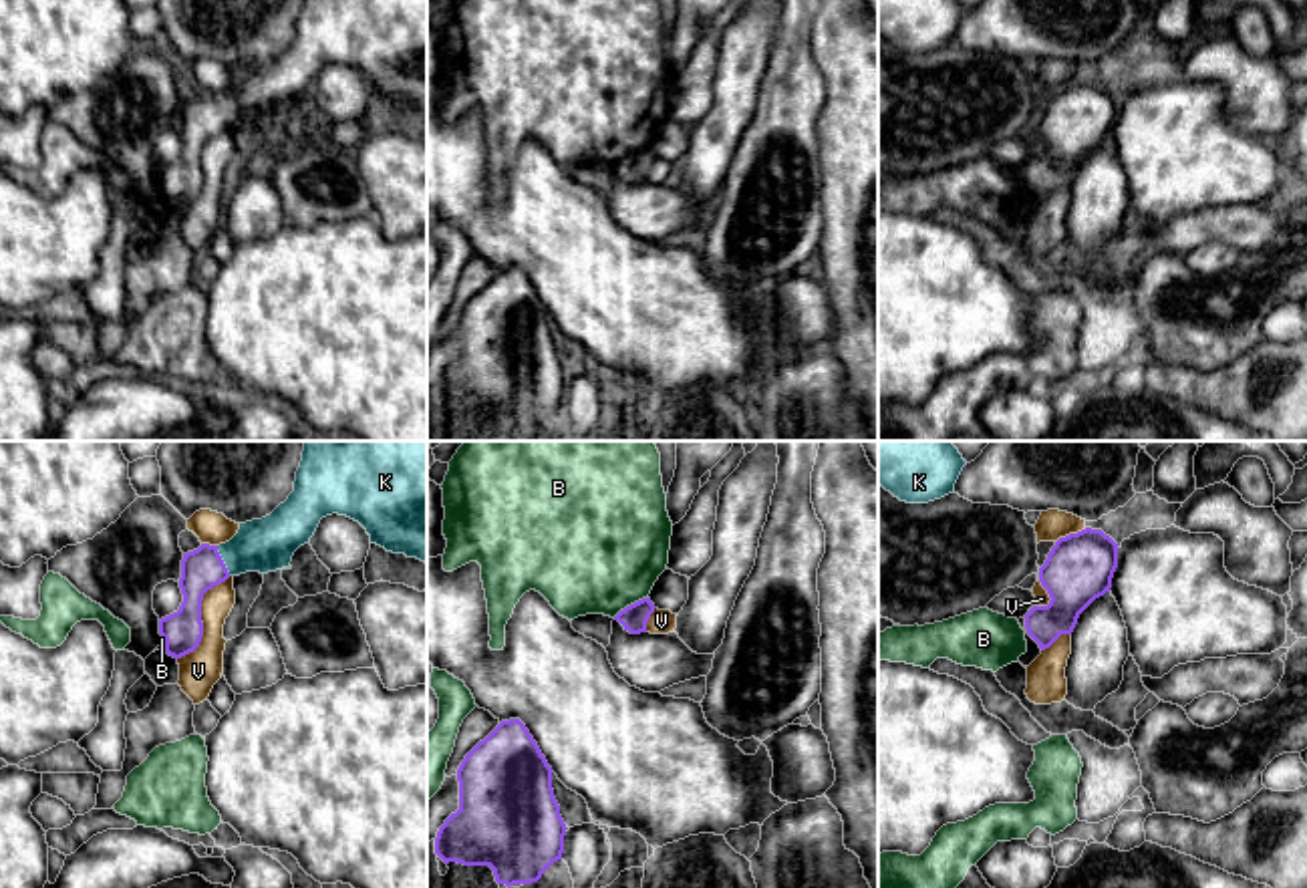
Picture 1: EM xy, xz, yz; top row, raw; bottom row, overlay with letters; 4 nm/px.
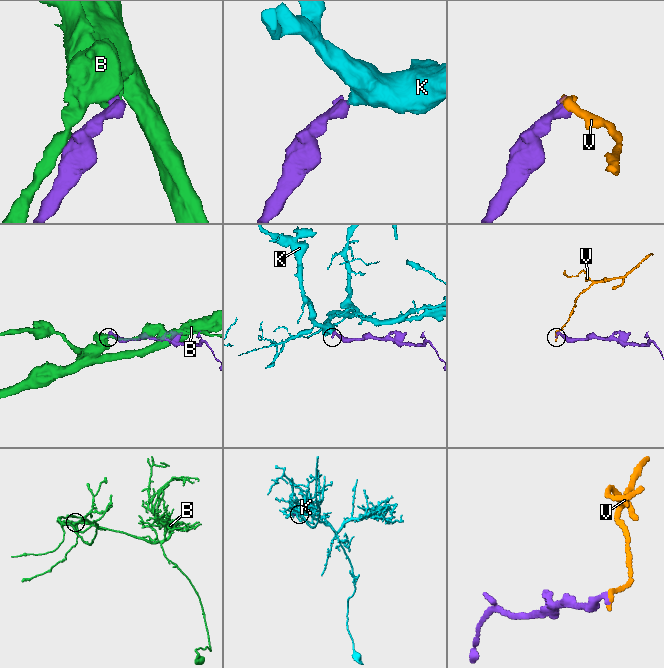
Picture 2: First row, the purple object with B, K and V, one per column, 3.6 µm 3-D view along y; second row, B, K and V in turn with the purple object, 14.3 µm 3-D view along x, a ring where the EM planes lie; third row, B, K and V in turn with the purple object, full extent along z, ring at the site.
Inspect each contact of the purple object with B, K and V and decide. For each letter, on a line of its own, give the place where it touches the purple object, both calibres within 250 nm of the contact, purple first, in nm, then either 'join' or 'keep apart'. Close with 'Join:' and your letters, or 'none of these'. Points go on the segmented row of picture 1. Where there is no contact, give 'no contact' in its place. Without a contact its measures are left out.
B: contact xz (631, 605); calibres 110 and 500 nm; keep apart
K: contact xy (222, 560); calibres 160 and 220 nm; join
V: contact xy (200, 617); calibres 160 and 160 nm; keep apart
Join: K

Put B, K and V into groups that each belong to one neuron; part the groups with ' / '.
B / K / V

